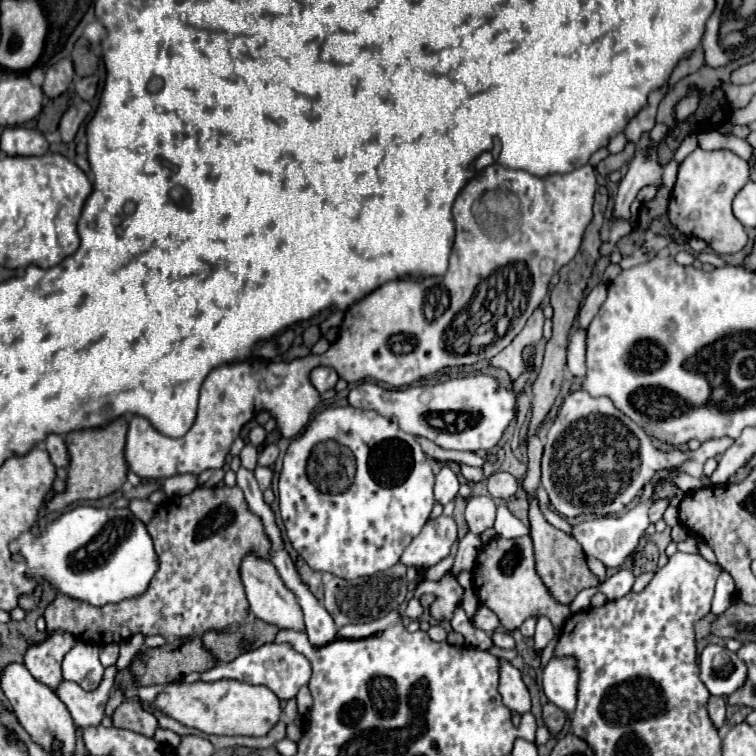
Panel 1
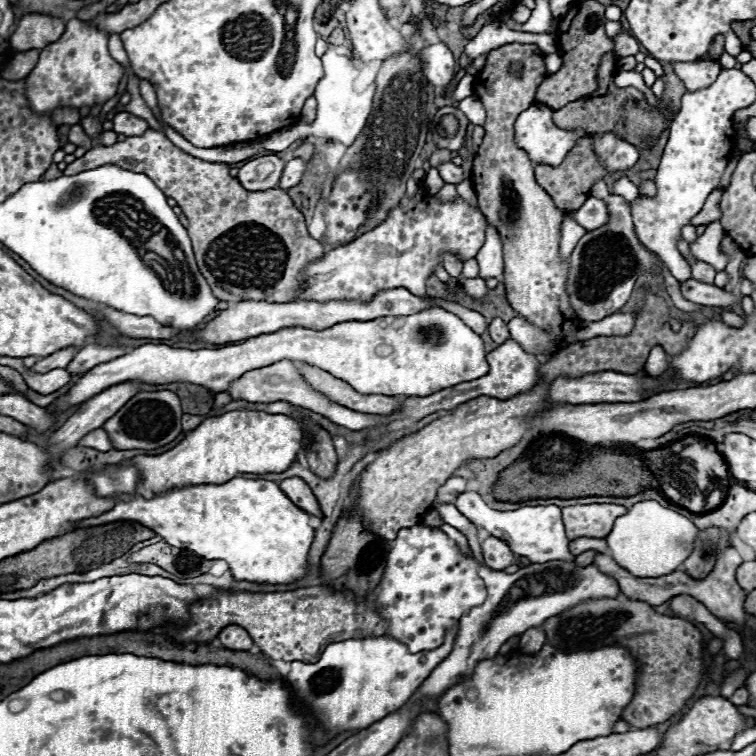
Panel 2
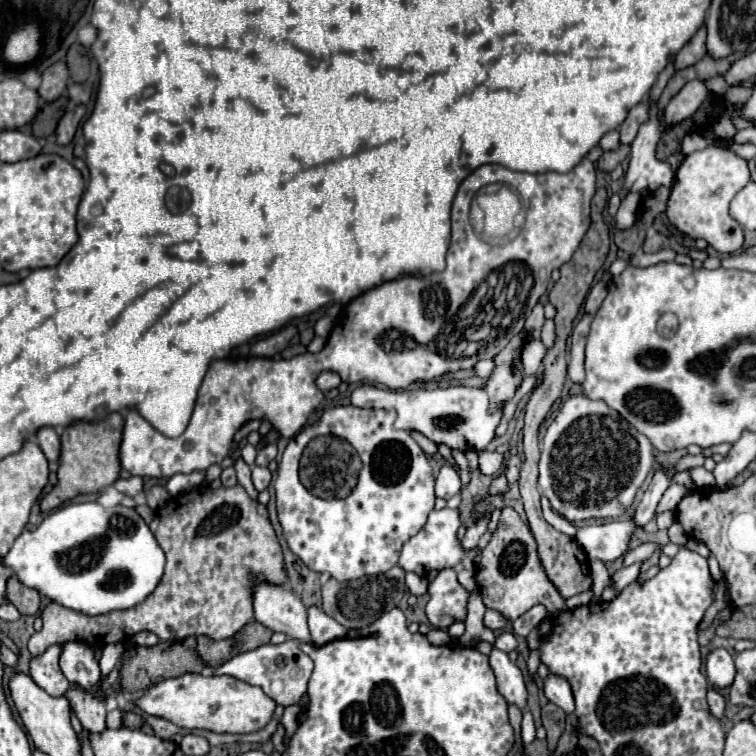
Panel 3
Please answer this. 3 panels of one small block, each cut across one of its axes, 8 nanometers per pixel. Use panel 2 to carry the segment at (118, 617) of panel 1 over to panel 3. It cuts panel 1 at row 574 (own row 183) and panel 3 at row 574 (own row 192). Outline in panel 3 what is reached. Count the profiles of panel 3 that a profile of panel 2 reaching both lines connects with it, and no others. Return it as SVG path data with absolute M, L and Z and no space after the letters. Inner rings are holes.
M240 484L216 490L200 486L170 500L154 512L154 520L150 522L150 530L166 554L166 570L154 594L130 610L102 616L86 616L54 602L48 604L42 612L42 630L28 642L32 656L42 656L48 646L70 640L100 650L106 644L126 642L142 630L154 632L160 640L182 640L188 636L224 640L254 618L254 584L268 582L280 586L288 580L282 548L270 524L268 510L258 500L252 500Z

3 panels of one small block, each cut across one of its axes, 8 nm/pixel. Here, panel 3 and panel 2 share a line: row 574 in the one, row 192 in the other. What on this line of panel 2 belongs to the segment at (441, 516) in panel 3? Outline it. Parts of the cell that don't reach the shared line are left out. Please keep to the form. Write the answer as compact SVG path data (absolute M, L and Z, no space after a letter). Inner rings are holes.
M420 190L414 198L406 198L404 204L394 208L380 226L312 262L302 274L304 294L298 300L368 300L376 292L396 286L404 286L422 298L426 296L426 278L442 262L442 252L452 252L466 262L484 244L484 232L486 218L480 210L460 198L444 204L436 196L426 194L426 190Z

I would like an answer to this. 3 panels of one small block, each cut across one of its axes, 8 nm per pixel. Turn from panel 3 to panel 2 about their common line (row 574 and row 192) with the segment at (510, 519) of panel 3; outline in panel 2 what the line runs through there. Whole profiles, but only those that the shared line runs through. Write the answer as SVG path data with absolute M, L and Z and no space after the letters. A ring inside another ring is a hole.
M506 44L498 50L492 50L486 56L486 66L478 72L474 78L474 94L480 98L480 102L486 108L486 136L484 142L476 148L474 166L472 166L472 186L478 194L478 206L486 220L500 232L502 246L504 246L504 284L506 284L506 296L510 306L524 316L528 322L536 324L538 328L546 330L554 342L554 348L560 344L560 350L568 348L574 340L574 332L580 324L576 312L572 310L568 302L568 294L564 290L566 274L568 274L568 262L562 262L558 256L558 242L560 242L560 224L564 220L564 212L552 202L552 198L546 194L546 190L536 182L534 178L534 166L528 154L516 146L514 140L514 122L520 112L524 112L534 102L534 94L540 86L540 82L546 78L546 66L544 66L544 52L536 44ZM512 62L524 62L524 78L508 78L508 66Z

